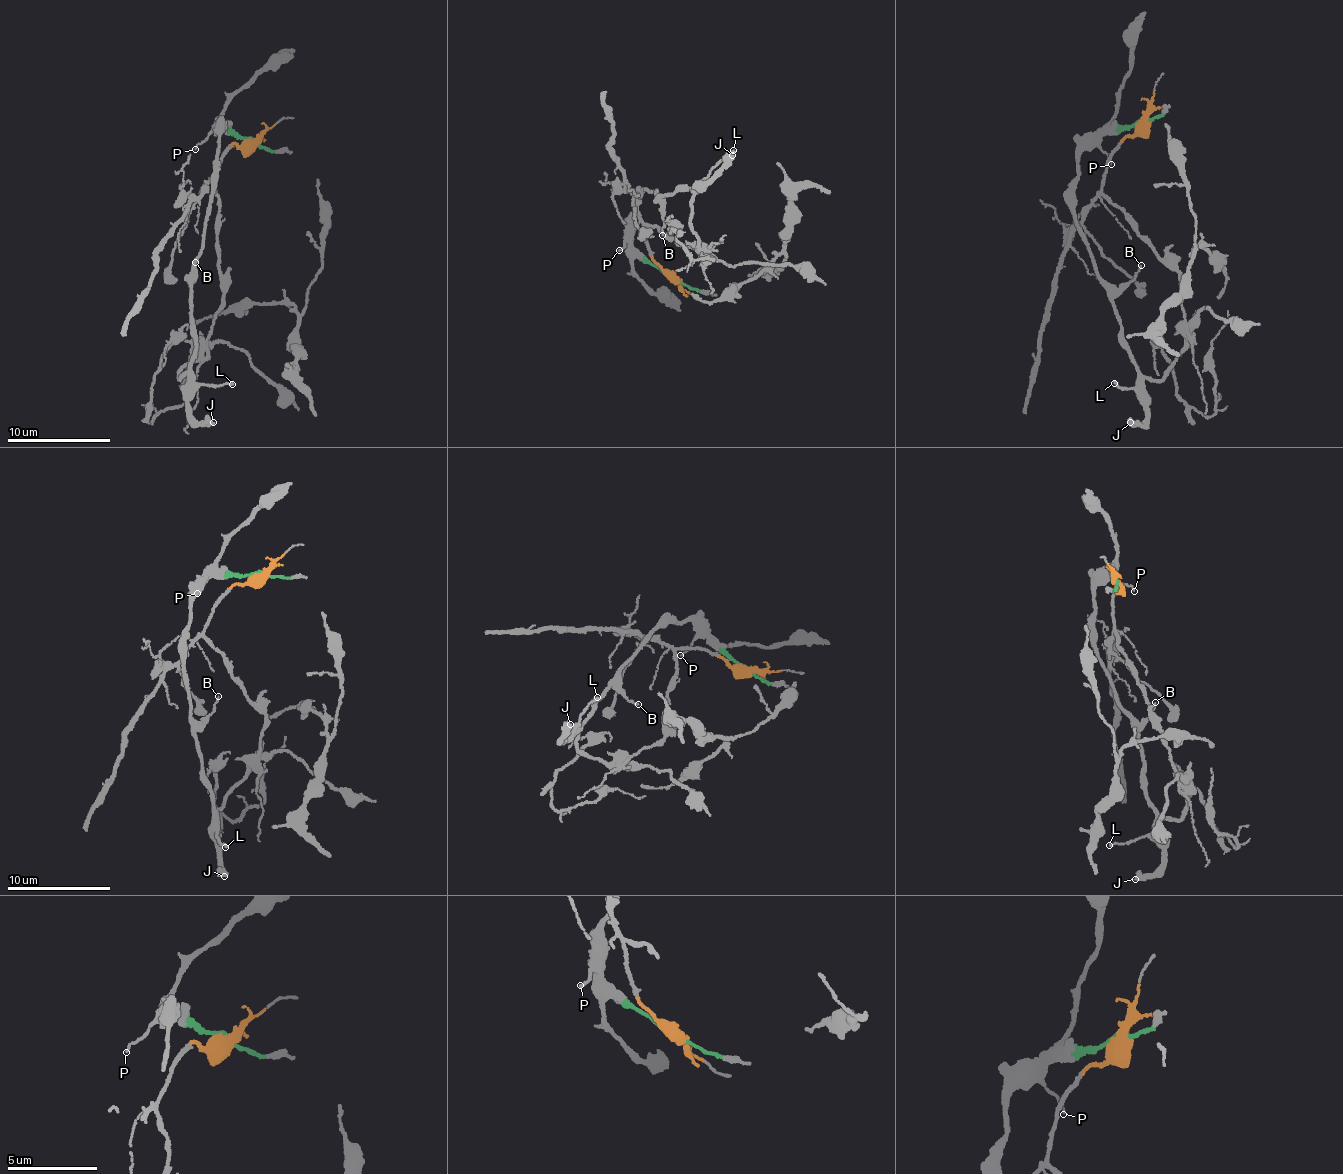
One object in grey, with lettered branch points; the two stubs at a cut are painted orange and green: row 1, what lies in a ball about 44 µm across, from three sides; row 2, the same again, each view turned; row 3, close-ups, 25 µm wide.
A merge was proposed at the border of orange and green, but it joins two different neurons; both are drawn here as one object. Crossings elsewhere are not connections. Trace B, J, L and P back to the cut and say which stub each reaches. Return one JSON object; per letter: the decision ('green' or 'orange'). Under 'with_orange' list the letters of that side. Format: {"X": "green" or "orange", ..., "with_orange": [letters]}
{"B": "green", "J": "green", "L": "green", "P": "green", "with_orange": []}

